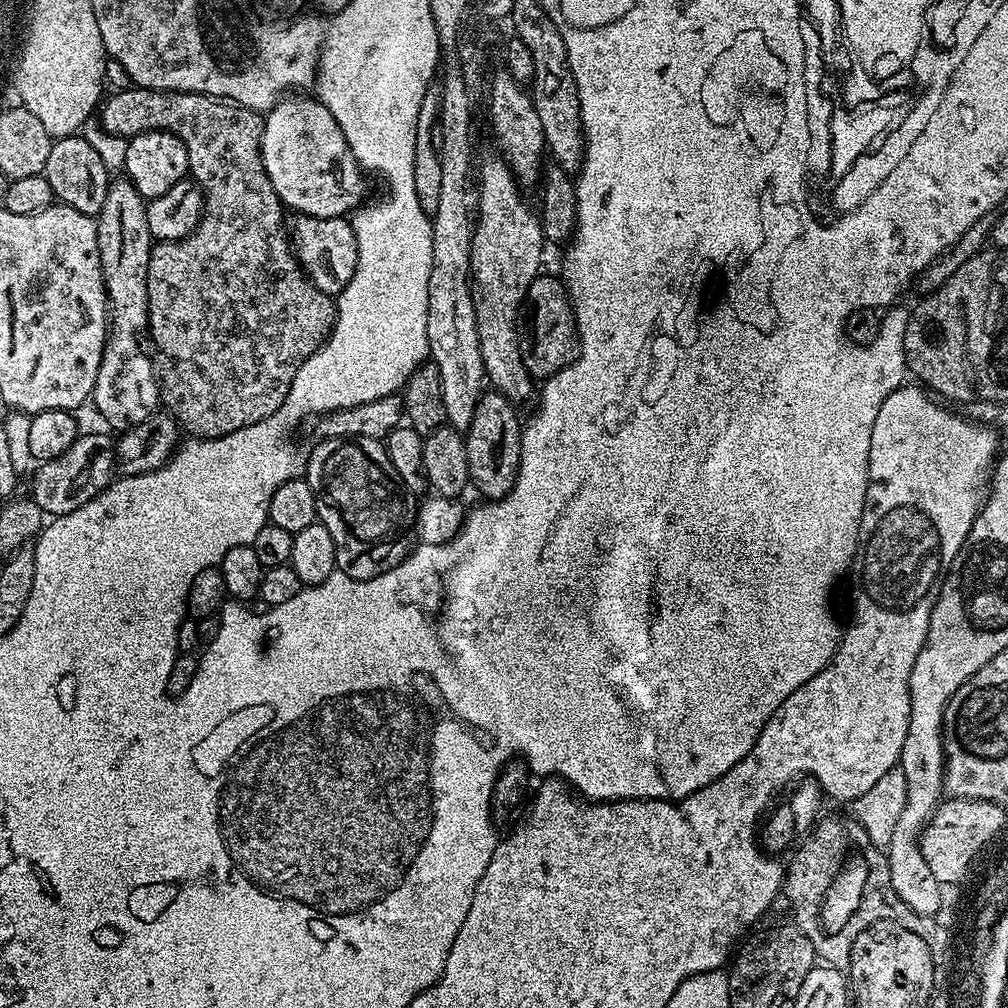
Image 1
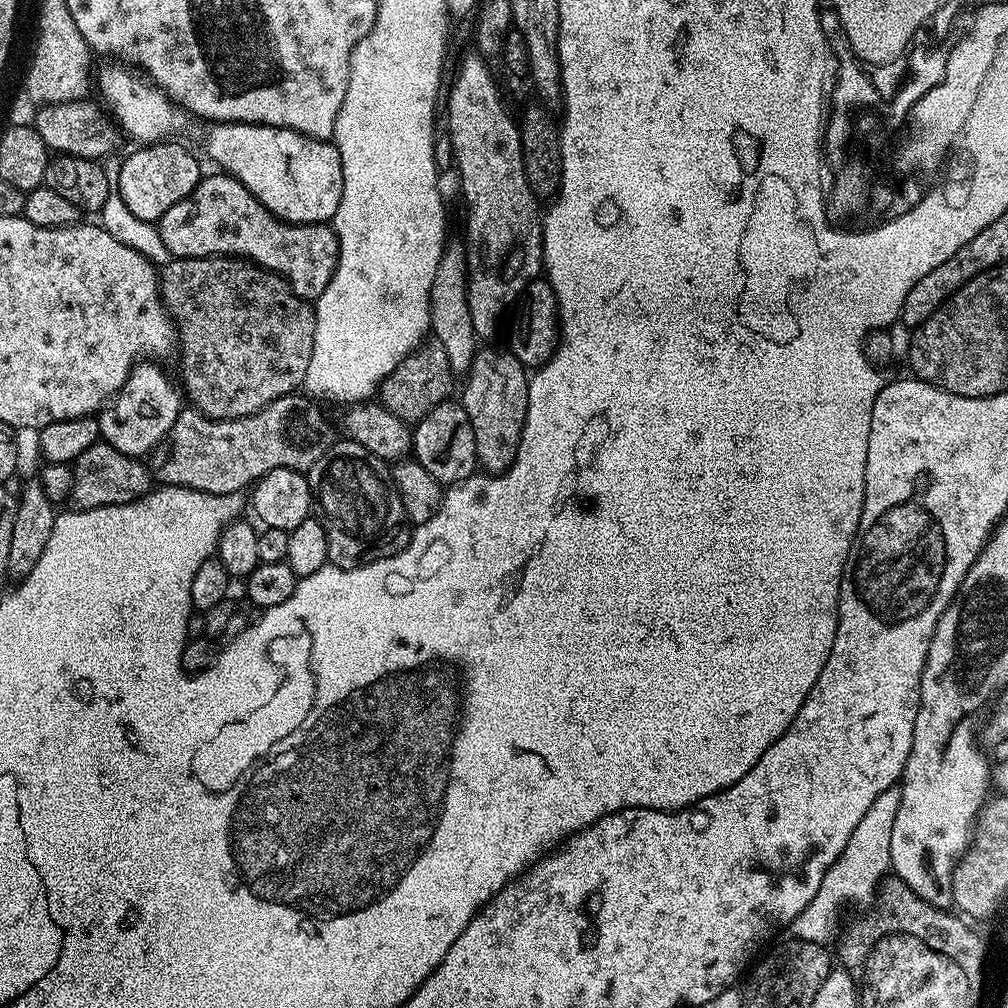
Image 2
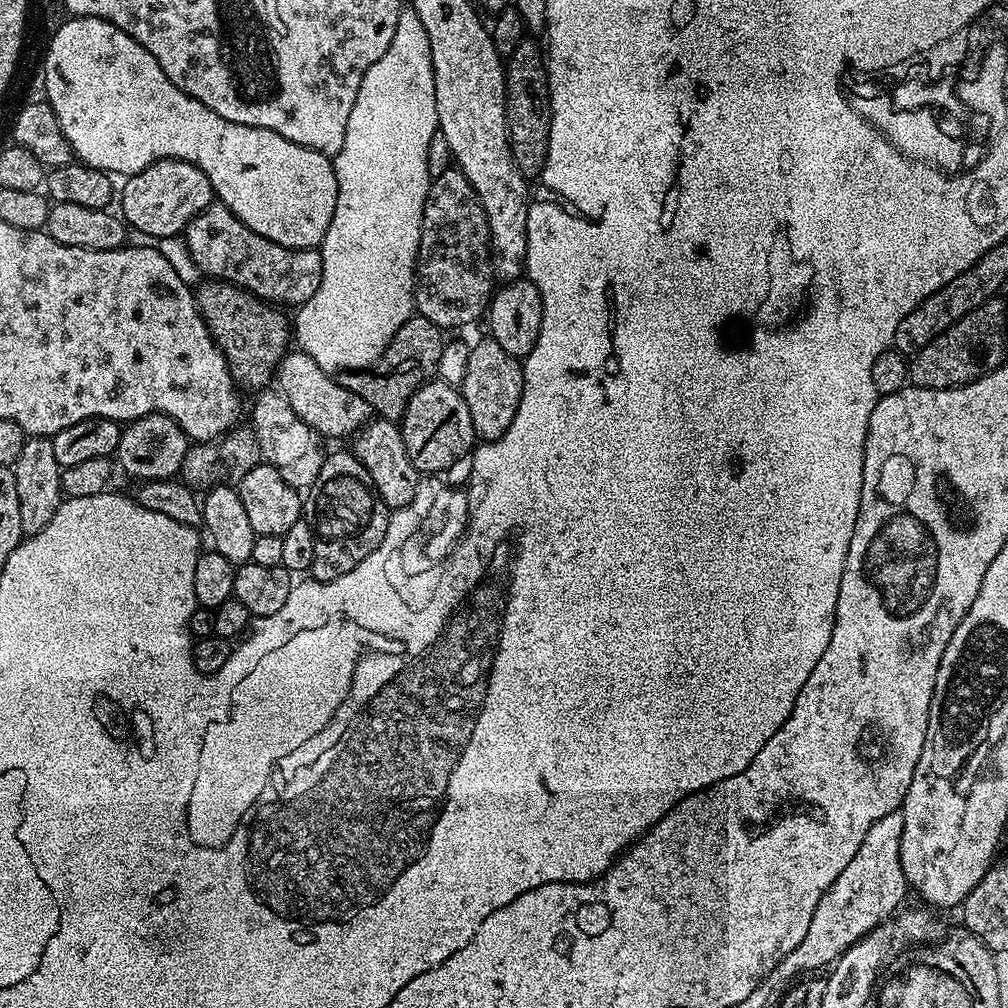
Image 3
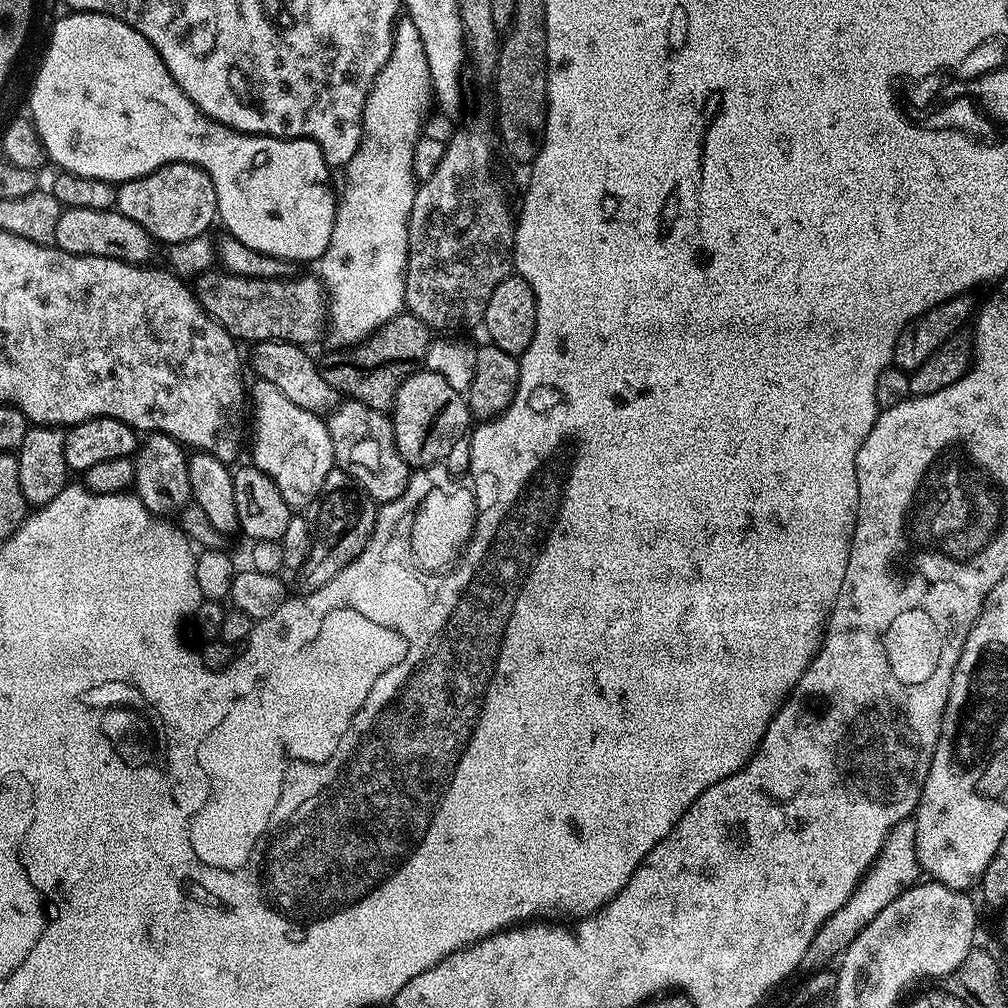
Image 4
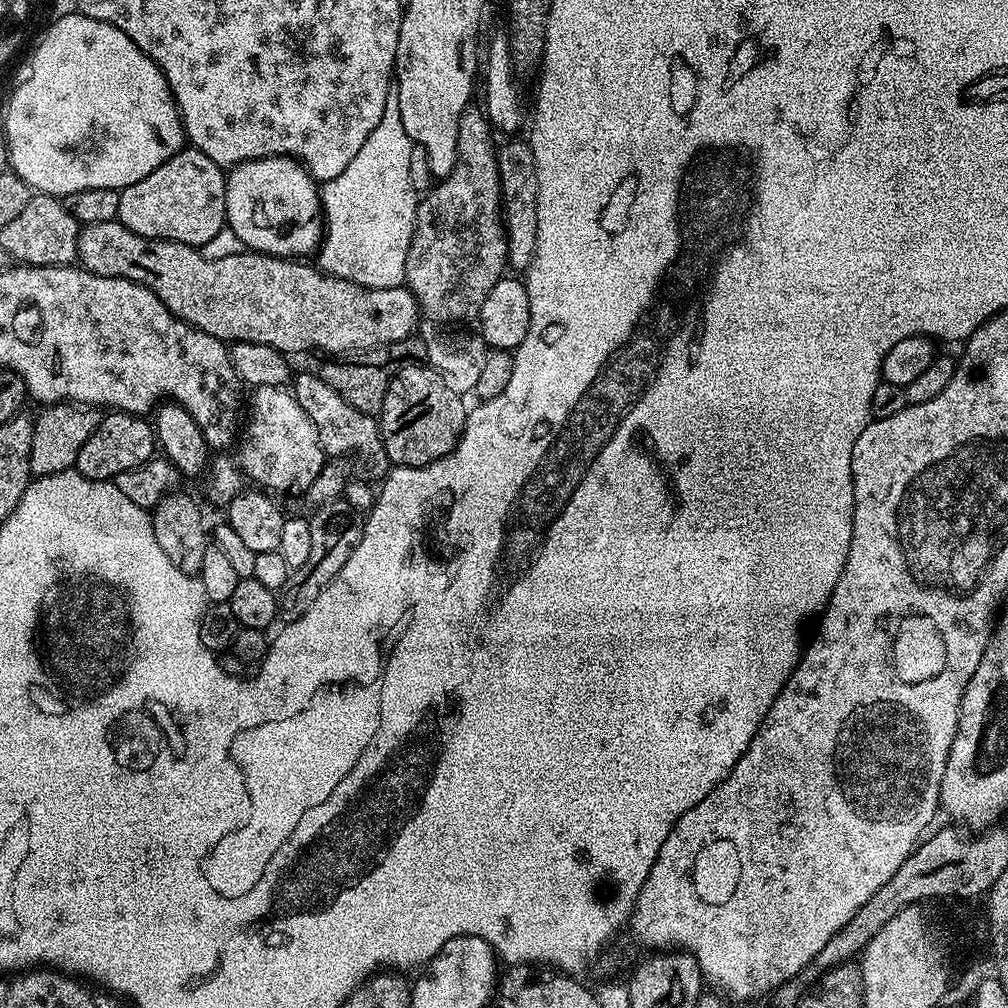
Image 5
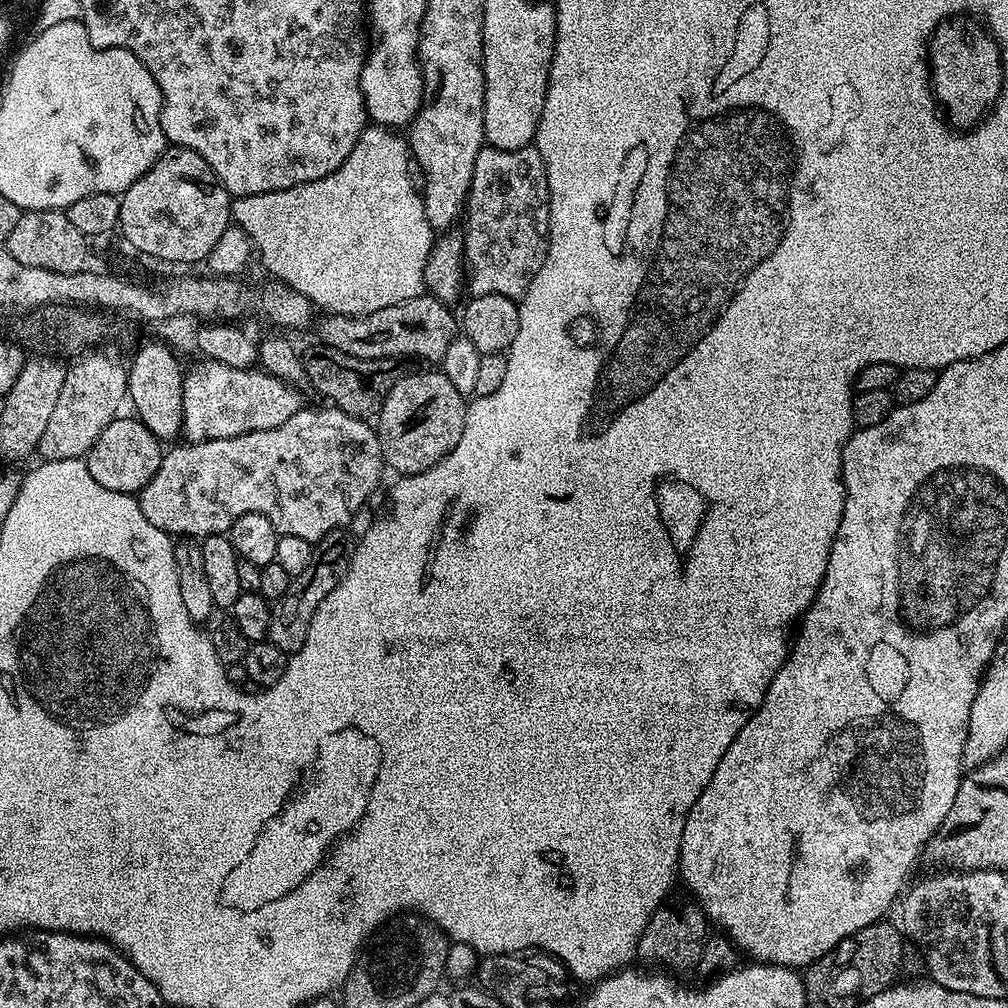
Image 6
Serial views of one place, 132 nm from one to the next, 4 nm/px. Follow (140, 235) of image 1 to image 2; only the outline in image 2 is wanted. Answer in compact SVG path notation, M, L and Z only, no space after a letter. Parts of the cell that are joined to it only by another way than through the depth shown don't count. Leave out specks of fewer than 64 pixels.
M137 362L119 392L98 413L102 440L110 446L114 446L115 450L120 450L122 454L137 458L147 457L164 441L170 426L174 426L174 422L178 418L182 407L182 401L180 401L180 396L182 400L181 389L175 383L172 385L168 381L167 374L160 367L161 365L156 362Z

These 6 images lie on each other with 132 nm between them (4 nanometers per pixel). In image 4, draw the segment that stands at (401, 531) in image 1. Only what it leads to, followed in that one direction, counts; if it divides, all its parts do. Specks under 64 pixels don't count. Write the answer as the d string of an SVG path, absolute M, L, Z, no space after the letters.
M333 470L326 475L325 484L314 501L315 508L316 517L313 515L310 520L312 549L308 555L308 561L295 573L295 591L301 596L309 596L314 594L314 590L322 590L322 586L326 586L326 582L330 582L330 578L334 578L350 561L358 558L358 554L362 554L362 550L368 545L368 539L372 537L372 528L376 525L376 513L378 511L372 497L355 480L339 470Z

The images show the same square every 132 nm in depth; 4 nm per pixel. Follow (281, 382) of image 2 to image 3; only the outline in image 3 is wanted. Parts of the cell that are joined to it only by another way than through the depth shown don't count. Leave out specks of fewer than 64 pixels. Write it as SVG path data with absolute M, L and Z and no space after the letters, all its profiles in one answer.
M209 279L195 289L194 295L209 334L224 351L233 380L241 389L267 389L273 383L285 352L290 348L289 317L287 320L279 307L252 295L245 288L229 284L227 280Z

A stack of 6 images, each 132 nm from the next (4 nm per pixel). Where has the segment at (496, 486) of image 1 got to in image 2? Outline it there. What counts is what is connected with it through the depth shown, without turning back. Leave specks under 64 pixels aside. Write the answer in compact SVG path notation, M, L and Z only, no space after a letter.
M481 347L464 380L462 403L474 426L479 467L485 473L506 471L516 461L528 409L529 369L510 350Z

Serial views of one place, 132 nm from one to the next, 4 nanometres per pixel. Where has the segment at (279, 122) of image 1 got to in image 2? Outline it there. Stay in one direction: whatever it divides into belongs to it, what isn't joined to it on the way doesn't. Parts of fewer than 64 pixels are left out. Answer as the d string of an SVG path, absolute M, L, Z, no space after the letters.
M212 122L207 125L208 133L204 136L204 148L208 151L208 156L217 164L217 169L223 170L227 175L236 177L266 206L275 214L279 220L284 220L288 224L322 224L331 221L332 215L338 210L338 202L342 202L342 158L338 154L335 143L327 140L316 140L313 136L304 136L301 132L295 132L289 128L271 128L269 124L233 124L231 122Z

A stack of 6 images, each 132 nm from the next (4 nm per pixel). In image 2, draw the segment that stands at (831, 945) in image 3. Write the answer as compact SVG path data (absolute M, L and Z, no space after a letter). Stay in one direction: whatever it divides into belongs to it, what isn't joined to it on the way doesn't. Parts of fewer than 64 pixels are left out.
M893 786L870 805L870 810L862 814L862 822L854 826L854 834L850 834L850 842L846 842L846 850L832 863L826 878L822 878L822 886L818 897L820 904L820 936L819 939L828 942L832 931L836 928L836 919L840 916L840 904L871 905L877 897L877 888L882 878L889 875L892 868L890 854L890 834L894 830L894 818L898 814L898 806L902 802L899 787Z

